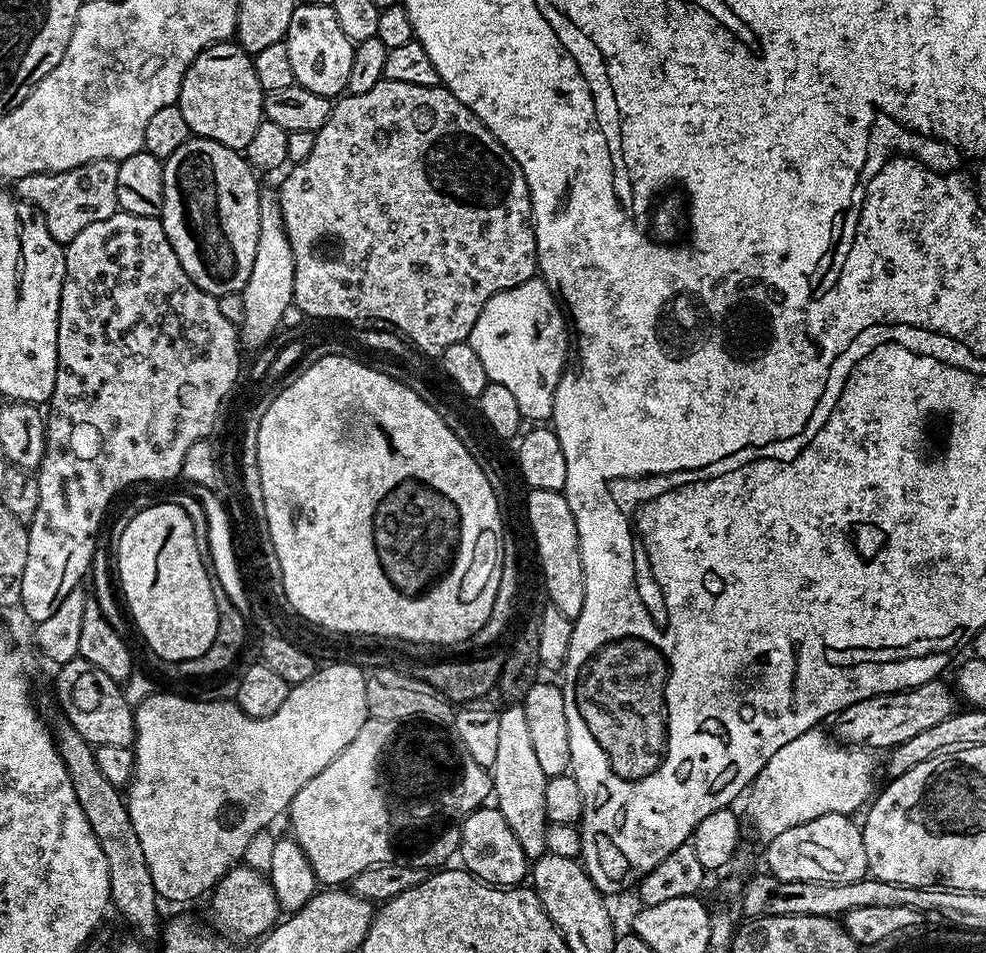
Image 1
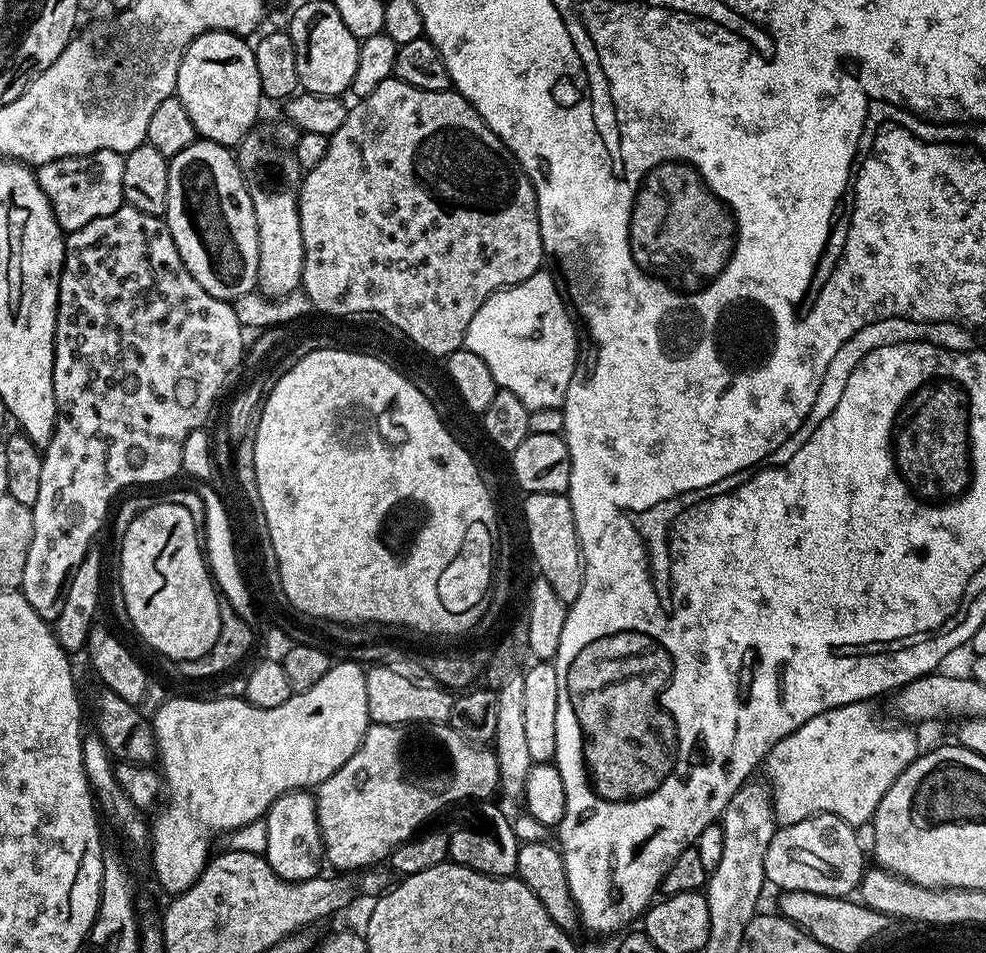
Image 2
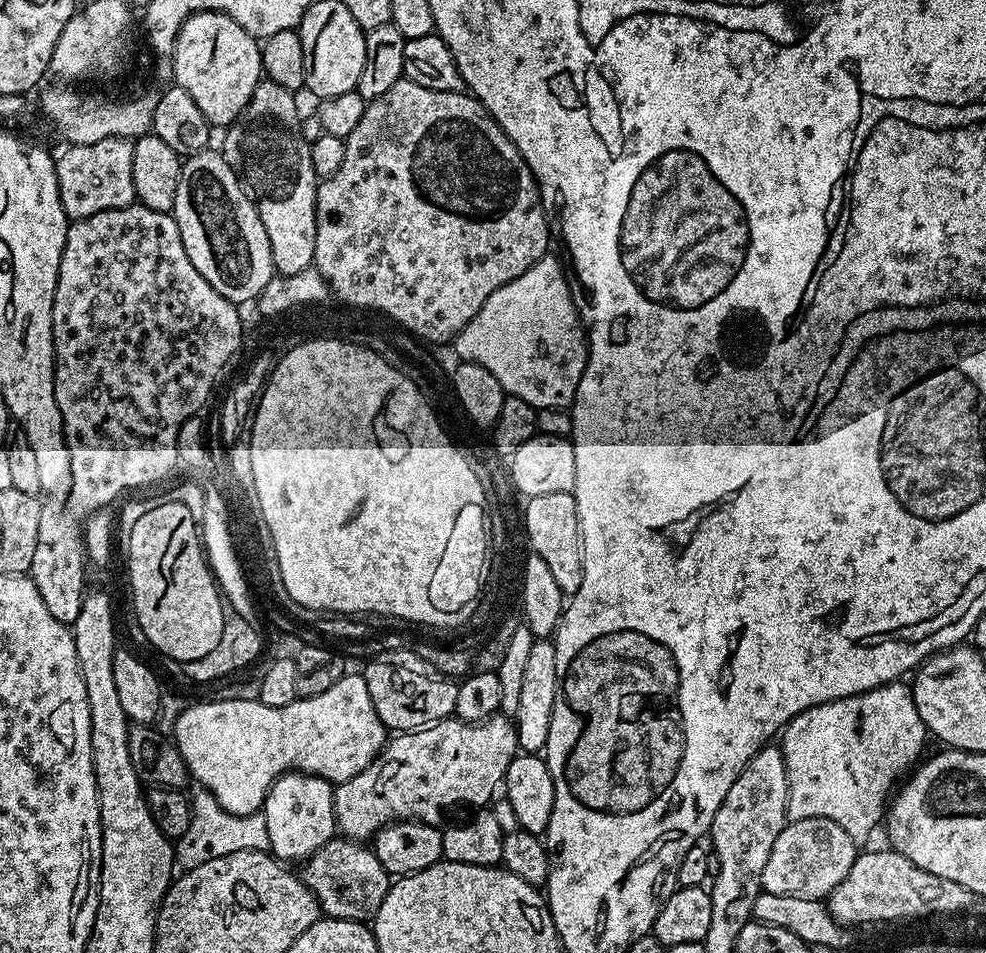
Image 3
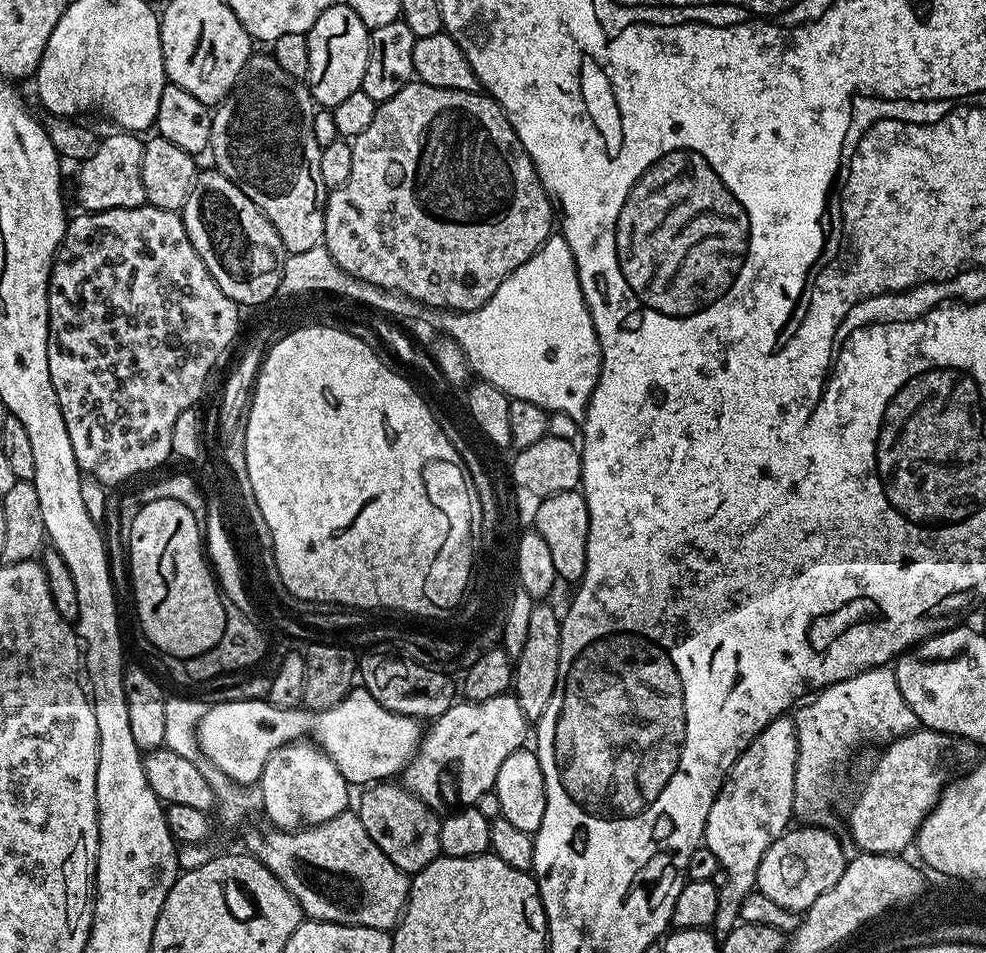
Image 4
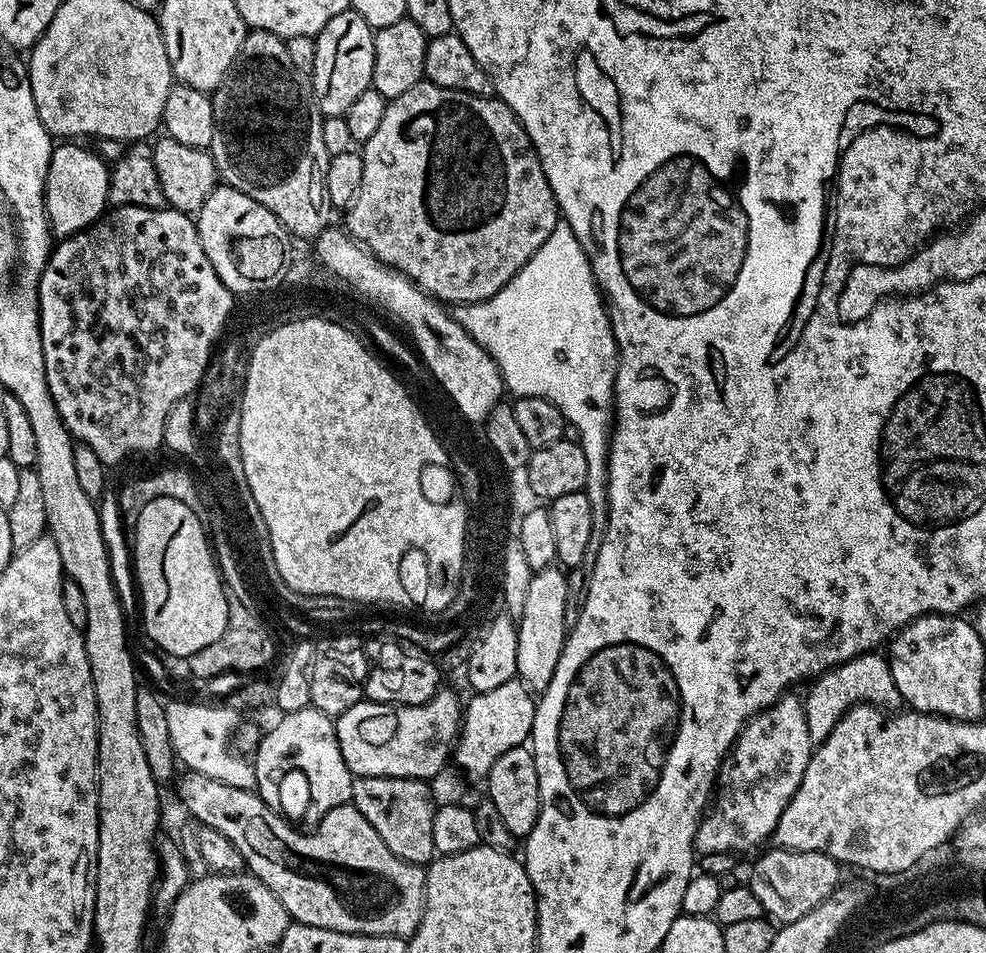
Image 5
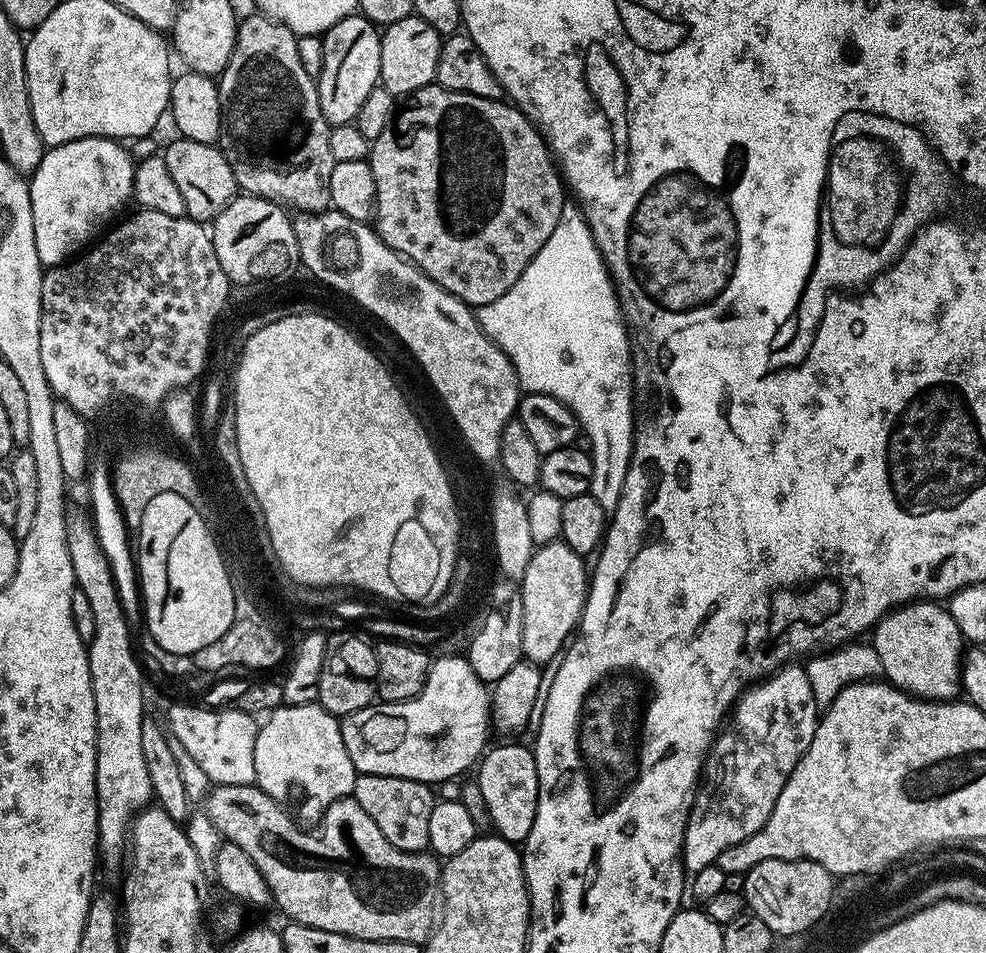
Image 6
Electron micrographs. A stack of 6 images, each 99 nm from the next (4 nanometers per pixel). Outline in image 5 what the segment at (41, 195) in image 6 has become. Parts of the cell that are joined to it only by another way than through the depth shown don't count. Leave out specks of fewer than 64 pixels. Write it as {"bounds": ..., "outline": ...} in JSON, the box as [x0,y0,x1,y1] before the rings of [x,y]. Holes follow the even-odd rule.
{"bounds":[44,142,109,238],"outline":[[[60,142],[52,149],[50,166],[44,187],[44,205],[48,225],[56,238],[73,236],[83,228],[89,228],[103,217],[109,207],[108,182],[109,165],[96,155],[91,147],[83,148],[80,142]]]}

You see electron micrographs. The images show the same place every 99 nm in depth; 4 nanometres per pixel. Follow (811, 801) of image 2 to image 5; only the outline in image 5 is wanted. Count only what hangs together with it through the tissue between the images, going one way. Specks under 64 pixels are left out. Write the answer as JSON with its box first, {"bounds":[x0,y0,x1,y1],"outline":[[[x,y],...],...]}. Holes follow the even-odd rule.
{"bounds":[803,650,902,742],"outline":[[[876,650],[863,652],[860,656],[837,664],[827,672],[821,672],[811,684],[812,689],[809,690],[808,696],[803,697],[803,702],[806,730],[810,730],[813,742],[825,740],[844,713],[856,704],[874,704],[888,710],[899,709],[902,704],[898,686],[894,686],[894,674],[890,674],[887,655]]]}

